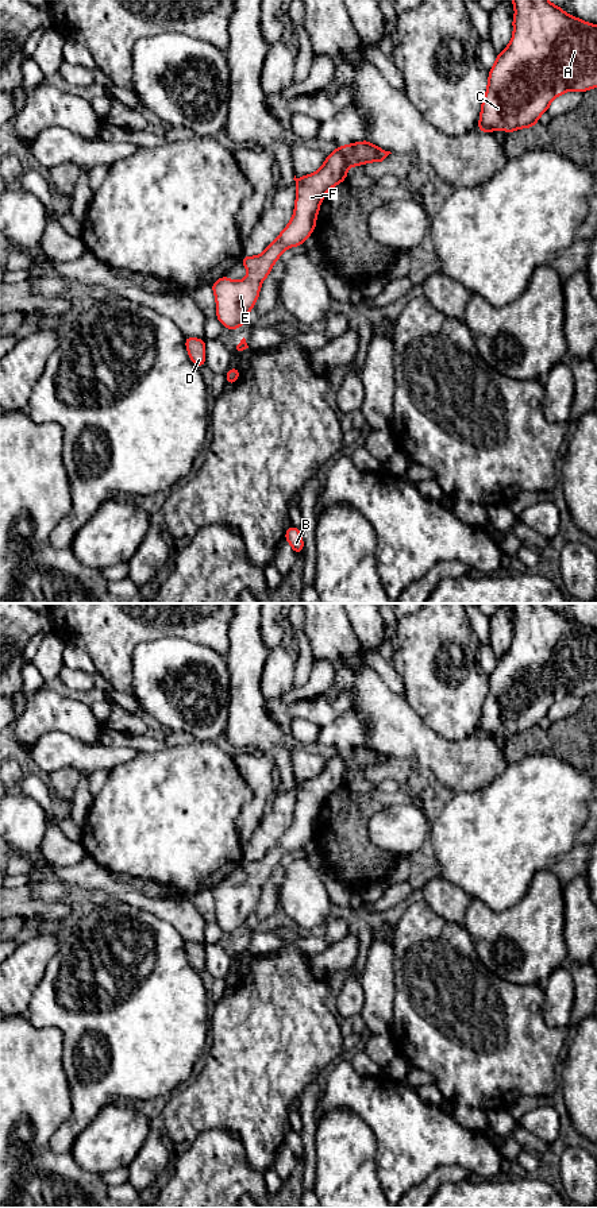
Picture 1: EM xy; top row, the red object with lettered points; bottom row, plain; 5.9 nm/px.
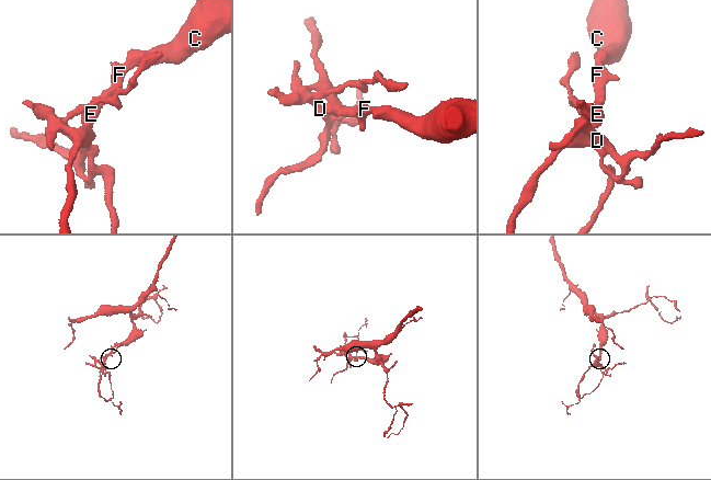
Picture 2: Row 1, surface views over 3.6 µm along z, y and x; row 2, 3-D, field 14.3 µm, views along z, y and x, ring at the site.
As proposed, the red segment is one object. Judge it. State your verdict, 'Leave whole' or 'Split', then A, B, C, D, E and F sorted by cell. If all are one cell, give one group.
Leave whole. Groups: A B C D E F

